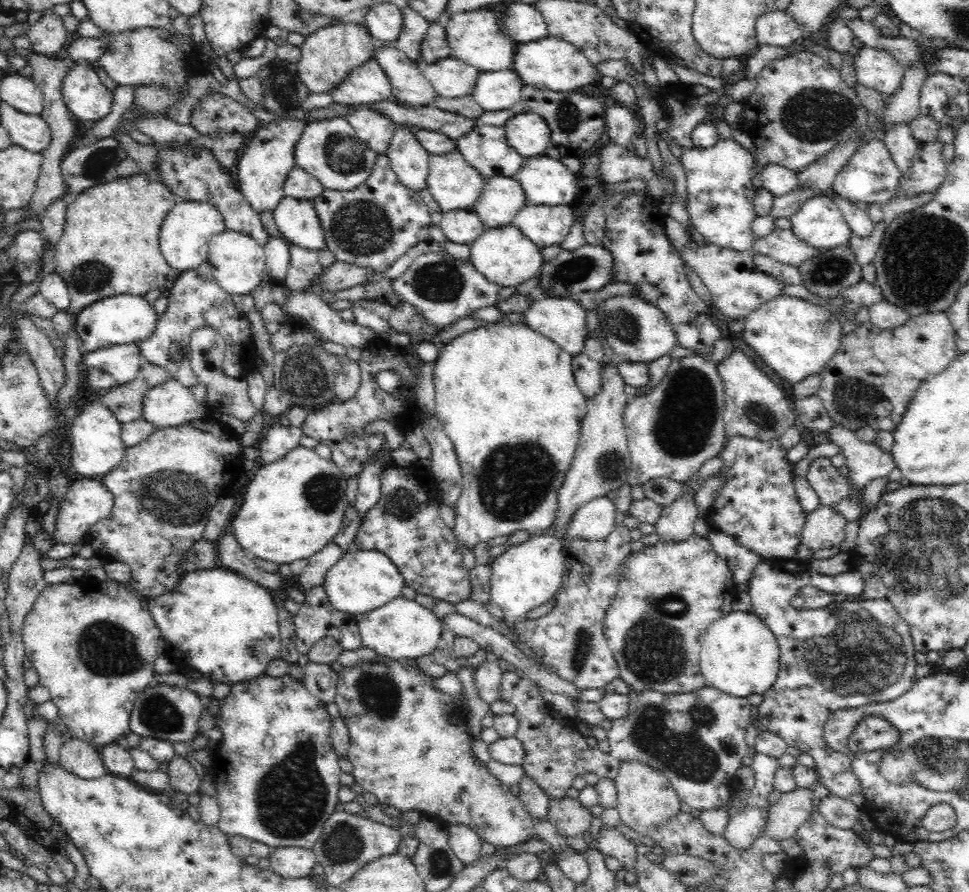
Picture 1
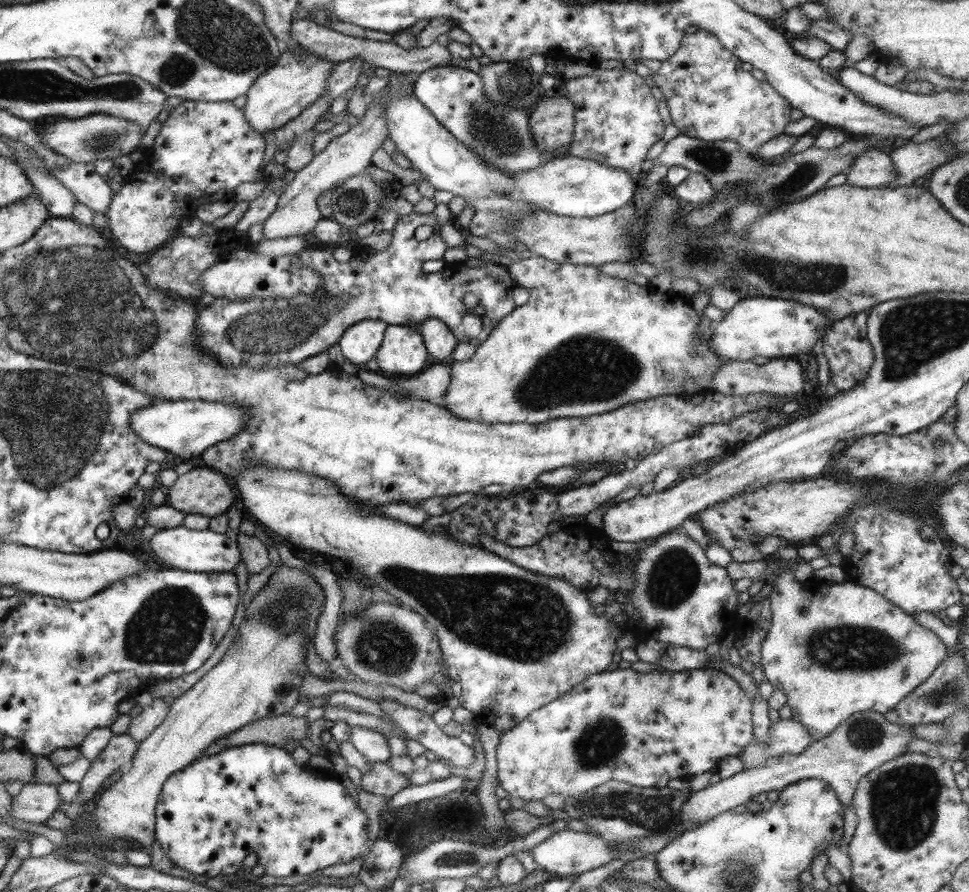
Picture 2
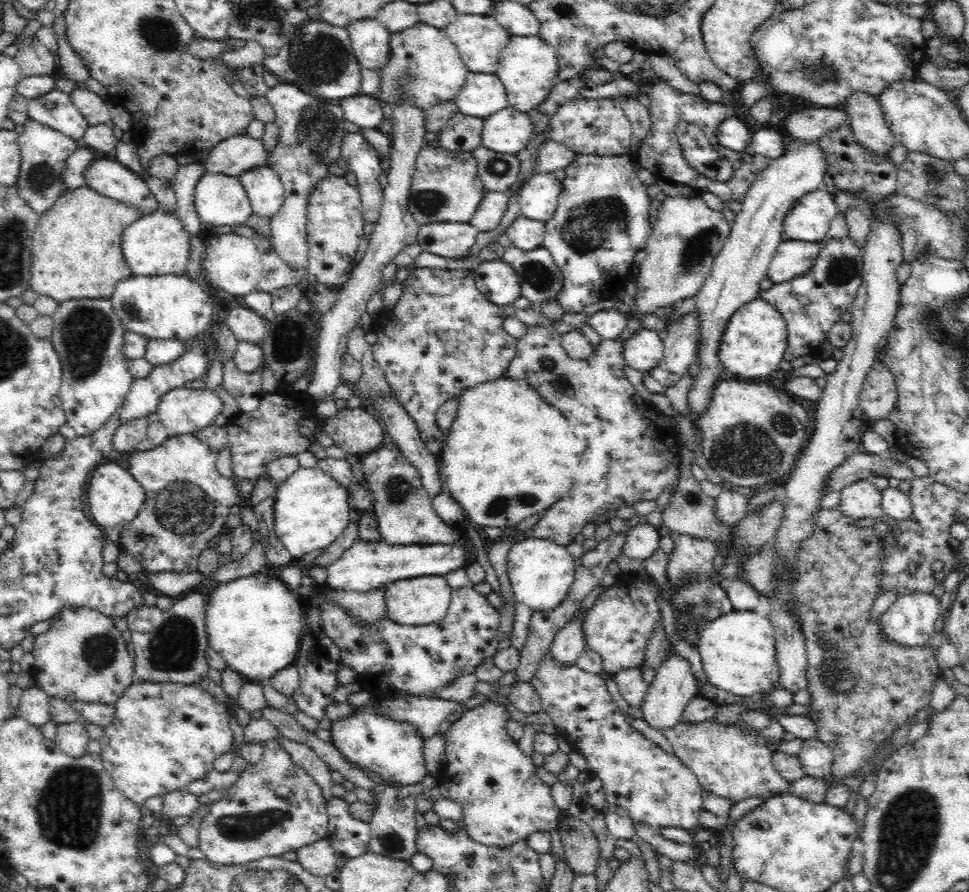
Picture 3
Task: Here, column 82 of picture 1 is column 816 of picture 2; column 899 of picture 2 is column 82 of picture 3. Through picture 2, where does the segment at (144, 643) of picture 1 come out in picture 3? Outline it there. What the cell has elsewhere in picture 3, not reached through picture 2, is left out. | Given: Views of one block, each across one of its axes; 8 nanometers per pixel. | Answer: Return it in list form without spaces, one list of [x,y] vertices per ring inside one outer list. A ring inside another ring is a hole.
[[[74,608],[62,610],[56,616],[56,626],[46,634],[36,638],[32,656],[34,668],[30,670],[34,682],[52,698],[60,698],[66,702],[102,702],[112,704],[122,696],[122,692],[132,684],[134,676],[134,658],[130,658],[128,648],[122,640],[122,632],[114,628],[112,620],[90,608]]]

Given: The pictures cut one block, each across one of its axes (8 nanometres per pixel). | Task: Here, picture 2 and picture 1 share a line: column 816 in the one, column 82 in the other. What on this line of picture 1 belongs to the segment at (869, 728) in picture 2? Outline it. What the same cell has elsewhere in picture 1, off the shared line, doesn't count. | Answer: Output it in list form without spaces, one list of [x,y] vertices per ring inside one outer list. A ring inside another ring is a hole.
[[[70,738],[64,742],[60,750],[60,766],[76,774],[80,780],[96,780],[108,774],[100,750],[80,738]]]

